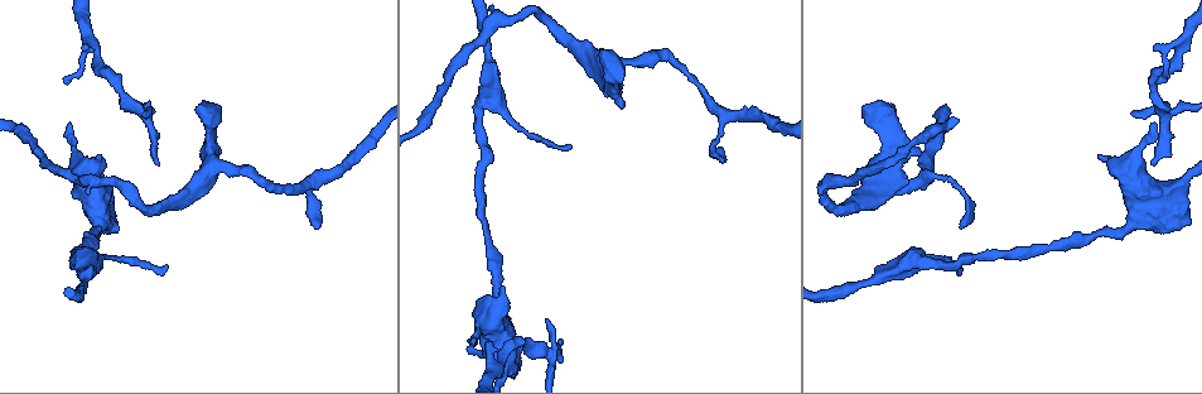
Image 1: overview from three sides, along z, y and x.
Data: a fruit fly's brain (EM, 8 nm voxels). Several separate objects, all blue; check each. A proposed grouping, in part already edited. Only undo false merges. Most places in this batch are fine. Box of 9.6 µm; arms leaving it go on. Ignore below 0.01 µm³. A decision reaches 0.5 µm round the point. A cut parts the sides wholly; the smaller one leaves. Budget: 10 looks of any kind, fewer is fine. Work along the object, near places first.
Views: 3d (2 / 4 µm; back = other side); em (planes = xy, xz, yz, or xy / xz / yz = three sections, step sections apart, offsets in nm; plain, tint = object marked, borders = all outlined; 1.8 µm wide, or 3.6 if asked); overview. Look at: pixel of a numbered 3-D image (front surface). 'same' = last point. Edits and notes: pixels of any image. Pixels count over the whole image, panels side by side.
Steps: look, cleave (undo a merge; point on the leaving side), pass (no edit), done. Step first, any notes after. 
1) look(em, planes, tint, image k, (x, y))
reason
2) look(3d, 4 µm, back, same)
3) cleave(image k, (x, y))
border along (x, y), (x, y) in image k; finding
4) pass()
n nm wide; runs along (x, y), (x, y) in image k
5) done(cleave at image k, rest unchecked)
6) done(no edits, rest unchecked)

look(em, 3.6 µm, xy, step 16, tint, image 1, (84, 258))
sharp bend

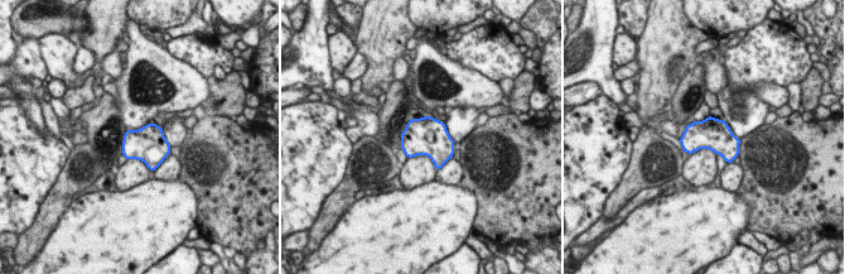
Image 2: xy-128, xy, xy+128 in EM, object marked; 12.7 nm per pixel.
look(em, 3.6 µm, planes, tint, same)
cut it another way

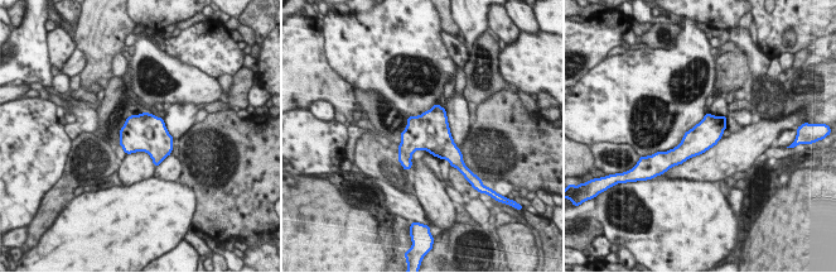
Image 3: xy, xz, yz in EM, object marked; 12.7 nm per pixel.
pass()
340 nm wide; one cell here

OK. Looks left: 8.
look(em, yz, step 4, tint, image 1, (211, 172))
thick turns thin

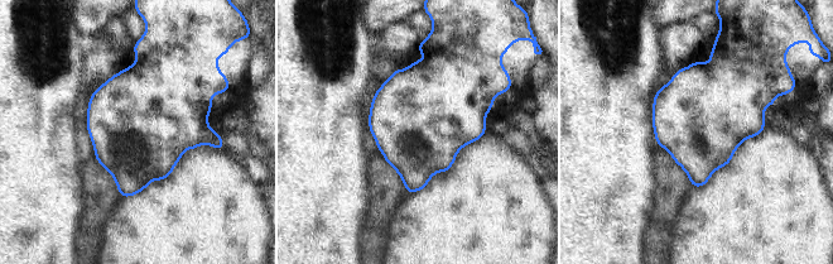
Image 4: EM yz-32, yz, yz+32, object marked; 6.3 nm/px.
look(em, planes, tint, same)

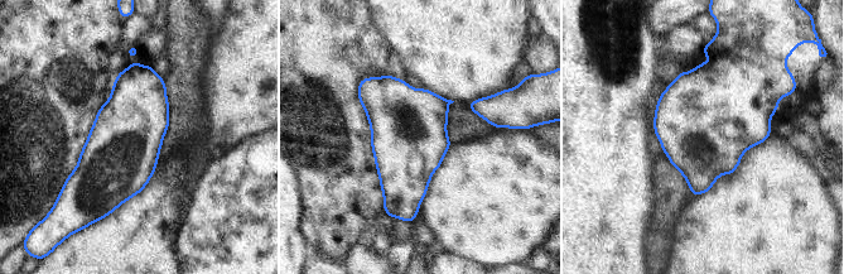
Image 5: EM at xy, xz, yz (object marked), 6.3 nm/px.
pass()
all the same cell

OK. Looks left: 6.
look(em, planes, tint, image 1, (547, 351))
three arms meet

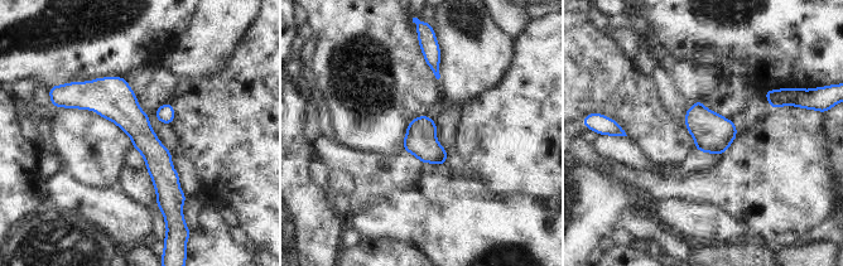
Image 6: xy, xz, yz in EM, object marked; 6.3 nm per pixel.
cleave(image 6, (420, 140))
190 nm wide; the part that leaves runs along (81, 85), (143, 135), (165, 202) in image 6; a second cell is stuck on

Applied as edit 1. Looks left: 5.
done(cleave at image 6, rest unchecked)

